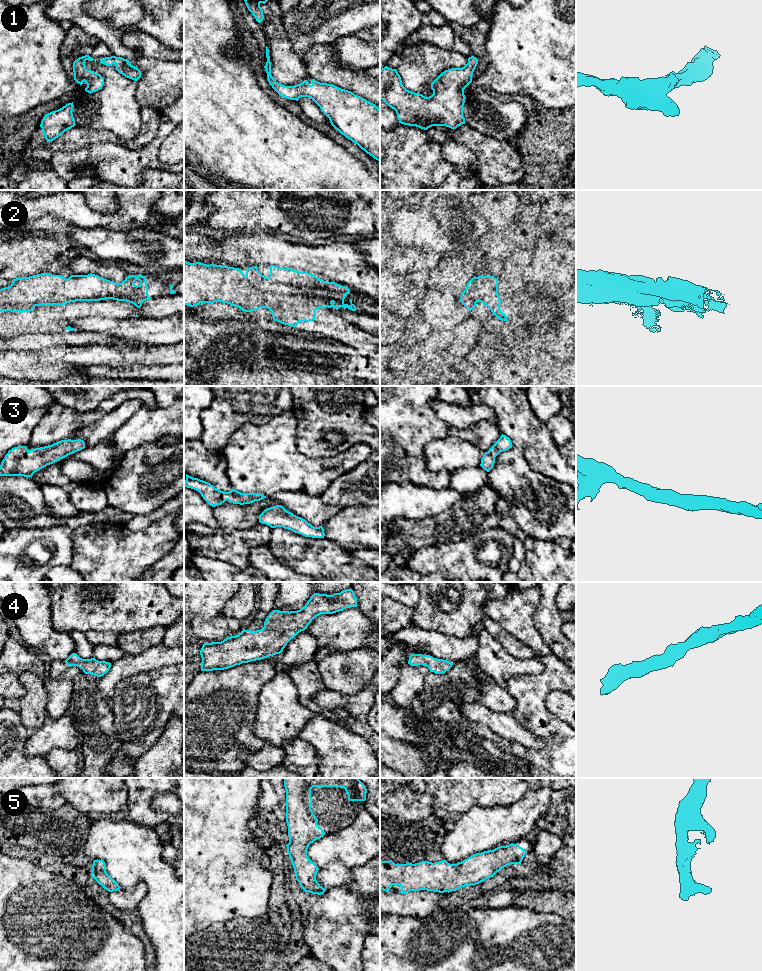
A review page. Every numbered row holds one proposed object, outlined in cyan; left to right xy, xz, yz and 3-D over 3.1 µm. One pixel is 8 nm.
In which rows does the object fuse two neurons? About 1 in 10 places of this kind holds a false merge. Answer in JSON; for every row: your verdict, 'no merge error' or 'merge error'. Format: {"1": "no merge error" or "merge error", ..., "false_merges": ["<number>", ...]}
{"1": "no merge error", "2": "no merge error", "3": "no merge error", "4": "no merge error", "5": "no merge error", "false_merges": []}

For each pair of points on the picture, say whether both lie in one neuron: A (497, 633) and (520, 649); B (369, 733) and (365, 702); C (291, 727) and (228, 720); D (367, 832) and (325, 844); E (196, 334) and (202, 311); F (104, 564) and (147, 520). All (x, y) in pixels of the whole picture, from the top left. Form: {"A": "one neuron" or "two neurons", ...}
{"A": "one neuron", "B": "one neuron", "C": "two neurons", "D": "one neuron", "E": "two neurons", "F": "two neurons"}

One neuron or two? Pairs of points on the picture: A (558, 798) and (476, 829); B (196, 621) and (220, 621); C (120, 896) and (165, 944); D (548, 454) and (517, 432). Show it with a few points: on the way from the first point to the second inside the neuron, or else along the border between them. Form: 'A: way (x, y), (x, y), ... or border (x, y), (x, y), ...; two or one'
A: border (552, 790), (550, 804), (537, 820); two
B: way (202, 624), (214, 624); one
C: border (146, 888), (146, 894), (135, 909); two
D: way (540, 446), (525, 432); one

